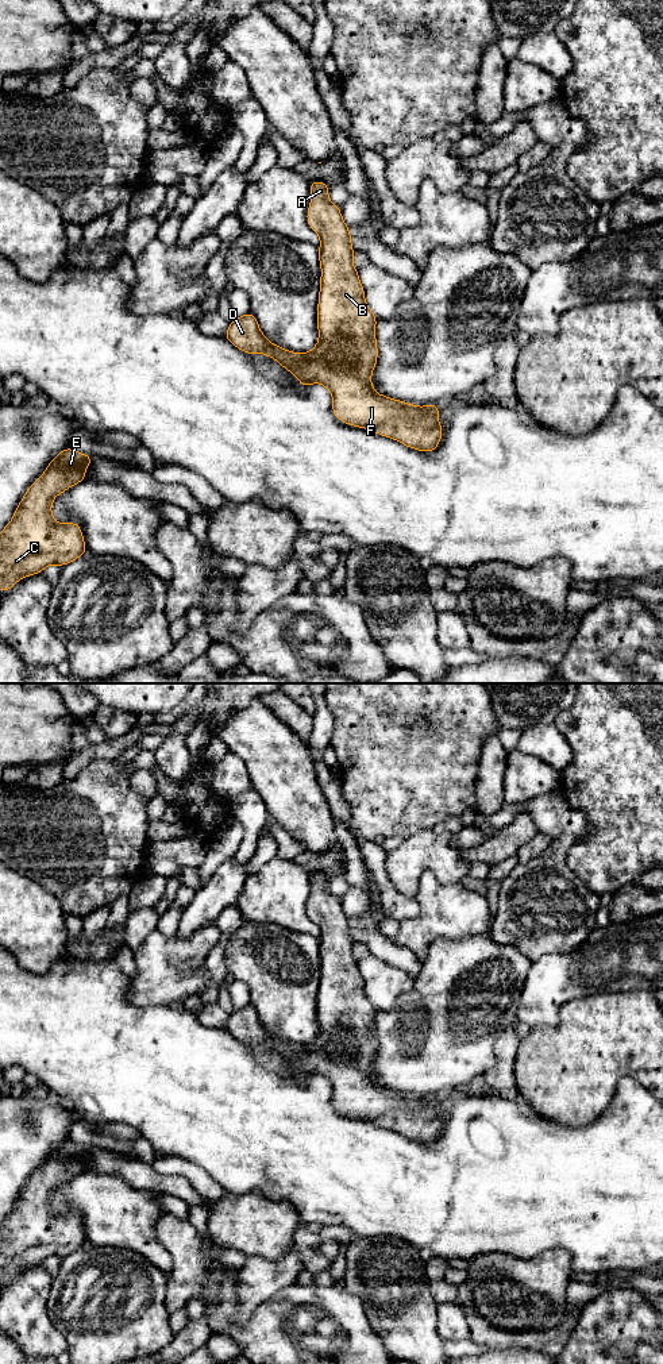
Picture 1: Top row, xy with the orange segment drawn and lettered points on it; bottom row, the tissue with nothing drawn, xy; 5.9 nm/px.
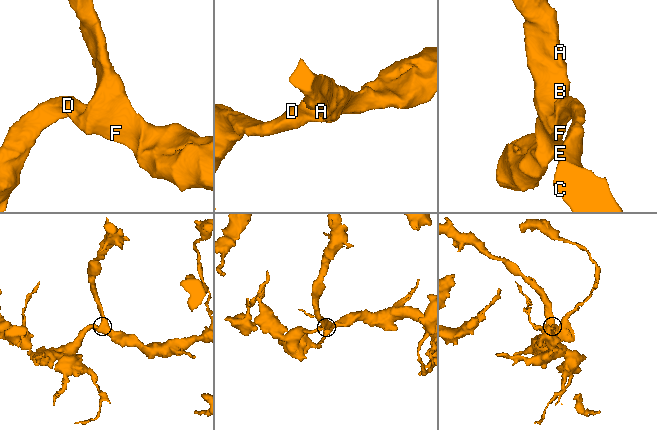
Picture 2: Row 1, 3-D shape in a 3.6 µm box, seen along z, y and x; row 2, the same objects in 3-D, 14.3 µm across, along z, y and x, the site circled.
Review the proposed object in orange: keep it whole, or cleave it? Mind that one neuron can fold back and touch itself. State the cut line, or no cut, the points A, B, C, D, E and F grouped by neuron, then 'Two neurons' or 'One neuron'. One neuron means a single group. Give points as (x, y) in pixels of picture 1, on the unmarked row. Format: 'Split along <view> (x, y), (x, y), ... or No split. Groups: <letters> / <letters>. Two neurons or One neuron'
No split. Groups: A B C D E F. One neuron

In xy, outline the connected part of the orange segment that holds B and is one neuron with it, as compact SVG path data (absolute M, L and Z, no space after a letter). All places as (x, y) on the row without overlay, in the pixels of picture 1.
M311 871L308 917L320 928L319 953L321 959L317 995L317 1036L305 1045L297 1045L269 1033L262 1025L255 1006L250 1002L228 1016L224 1029L246 1045L265 1045L293 1064L305 1080L311 1075L324 1076L332 1086L335 1109L348 1117L374 1122L404 1137L431 1144L439 1138L443 1120L437 1103L440 1095L417 1098L378 1086L371 1078L371 1064L378 1051L375 1016L378 1010L365 993L365 980L358 960L352 956L352 928L344 914L340 898L328 890L329 875Z

